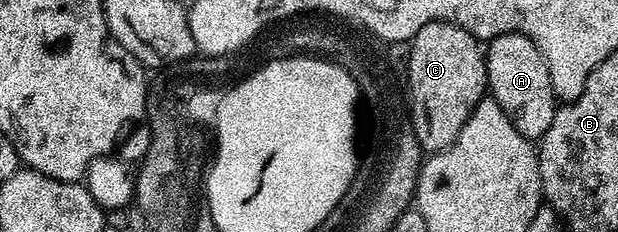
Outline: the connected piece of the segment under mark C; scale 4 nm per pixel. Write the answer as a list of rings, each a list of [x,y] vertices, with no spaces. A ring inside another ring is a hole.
[[[427,23],[415,34],[415,38],[410,40],[409,48],[411,52],[407,55],[407,70],[405,76],[407,86],[410,90],[410,120],[411,128],[415,131],[415,136],[420,148],[424,152],[434,153],[443,151],[453,145],[457,133],[469,121],[475,106],[485,98],[487,91],[487,61],[484,48],[480,40],[474,35],[470,35],[465,29],[461,29],[455,23]]]

